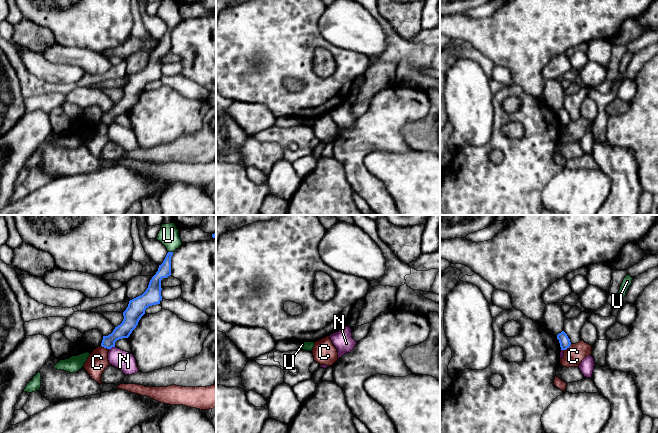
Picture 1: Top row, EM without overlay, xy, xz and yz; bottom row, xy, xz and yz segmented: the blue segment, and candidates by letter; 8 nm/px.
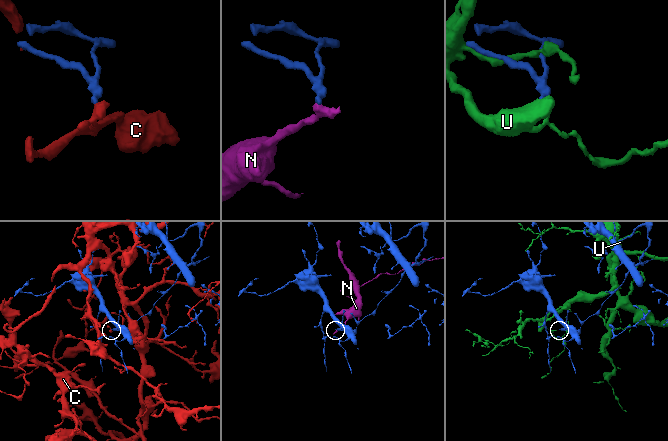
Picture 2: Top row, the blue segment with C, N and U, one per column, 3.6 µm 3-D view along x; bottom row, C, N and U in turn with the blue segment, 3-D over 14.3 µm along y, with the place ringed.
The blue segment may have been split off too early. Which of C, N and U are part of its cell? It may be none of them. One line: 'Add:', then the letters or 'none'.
Add: none

